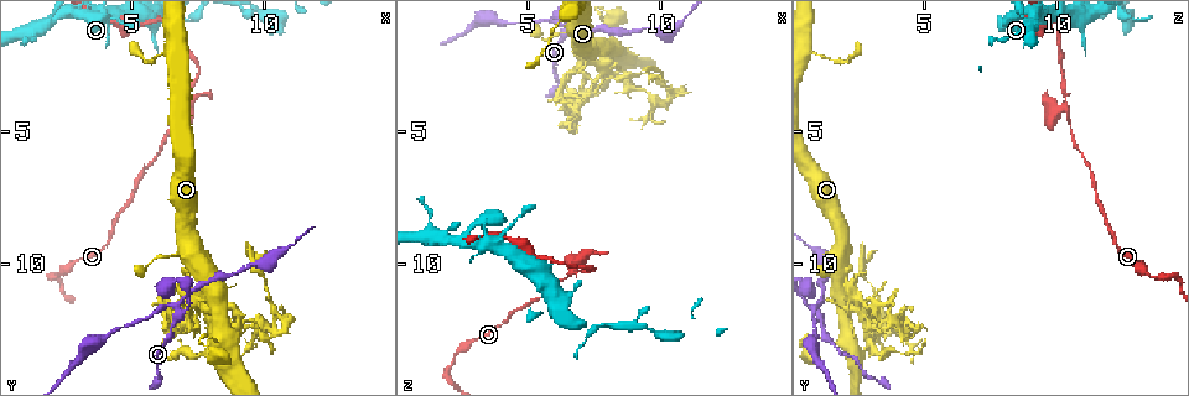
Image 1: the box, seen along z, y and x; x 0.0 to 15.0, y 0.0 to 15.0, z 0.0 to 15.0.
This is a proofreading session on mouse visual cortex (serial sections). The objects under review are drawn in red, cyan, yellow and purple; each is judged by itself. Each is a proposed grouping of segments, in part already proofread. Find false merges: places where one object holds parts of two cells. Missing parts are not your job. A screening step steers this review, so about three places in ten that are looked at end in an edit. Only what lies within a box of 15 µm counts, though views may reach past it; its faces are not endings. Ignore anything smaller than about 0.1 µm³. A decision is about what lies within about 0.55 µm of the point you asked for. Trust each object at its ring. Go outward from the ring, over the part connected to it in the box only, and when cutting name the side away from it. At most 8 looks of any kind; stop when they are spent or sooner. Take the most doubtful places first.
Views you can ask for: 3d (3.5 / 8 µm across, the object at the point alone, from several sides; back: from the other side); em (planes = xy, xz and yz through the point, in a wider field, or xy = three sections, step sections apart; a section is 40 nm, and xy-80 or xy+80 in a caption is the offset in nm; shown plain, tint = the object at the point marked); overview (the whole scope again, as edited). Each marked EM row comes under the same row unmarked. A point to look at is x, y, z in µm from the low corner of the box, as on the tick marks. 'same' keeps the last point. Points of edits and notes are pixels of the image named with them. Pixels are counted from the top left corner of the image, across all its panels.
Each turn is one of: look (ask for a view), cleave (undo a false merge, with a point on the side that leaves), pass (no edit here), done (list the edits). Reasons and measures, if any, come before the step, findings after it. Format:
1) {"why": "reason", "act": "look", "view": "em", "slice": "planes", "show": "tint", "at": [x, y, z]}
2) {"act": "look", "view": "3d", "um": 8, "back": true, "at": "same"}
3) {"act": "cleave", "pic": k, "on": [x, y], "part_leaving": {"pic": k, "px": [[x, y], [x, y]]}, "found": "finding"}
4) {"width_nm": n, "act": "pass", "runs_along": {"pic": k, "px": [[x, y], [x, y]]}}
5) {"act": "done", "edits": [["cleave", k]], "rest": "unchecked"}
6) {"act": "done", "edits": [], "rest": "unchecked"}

{"why": "four arms meet", "act": "look", "view": "3d", "um": 3.5, "at": [6.6, 11.7, 1.0]}

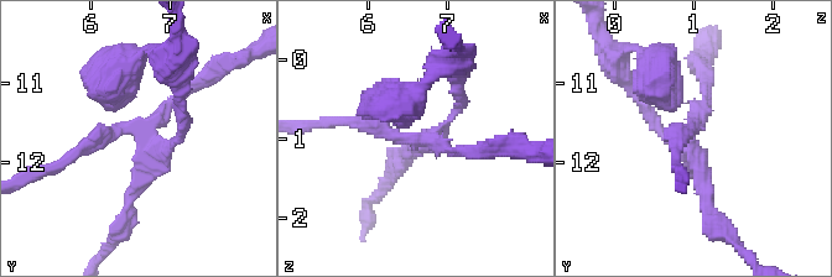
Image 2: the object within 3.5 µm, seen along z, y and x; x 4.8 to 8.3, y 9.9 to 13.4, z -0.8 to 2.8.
{"act": "look", "view": "em", "slice": "xy", "step": 5, "show": "tint", "at": [6.70, 11.65, 1.00]}

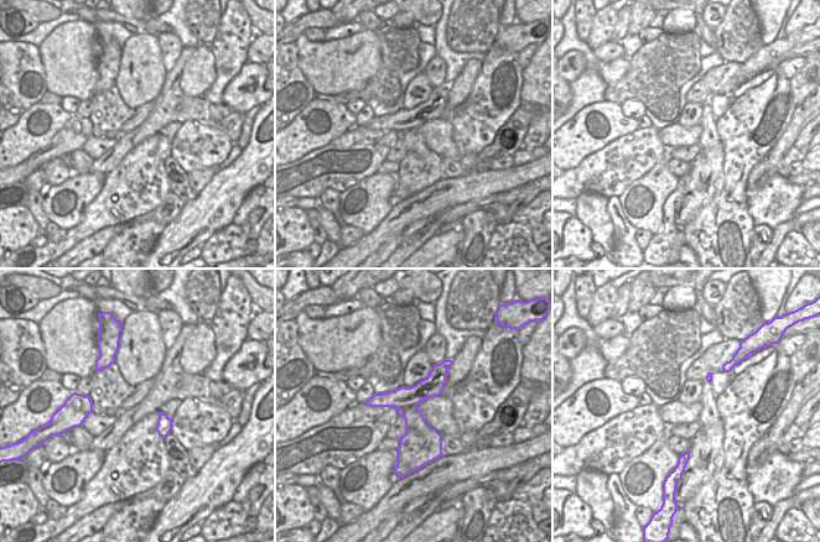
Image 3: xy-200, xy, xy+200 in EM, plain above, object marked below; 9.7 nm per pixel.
{"arms": 4, "act": "cleave", "pic": 2, "on": [674, 129], "part_leaving": {"pic": 2, "px": [[691, 130], [707, 103], [697, 61]]}, "found": "two cells meet here"}

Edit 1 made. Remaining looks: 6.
{"why": "four-way junction", "act": "look", "view": "3d", "um": 3.5, "at": [7.9, 11.7, 2.7]}

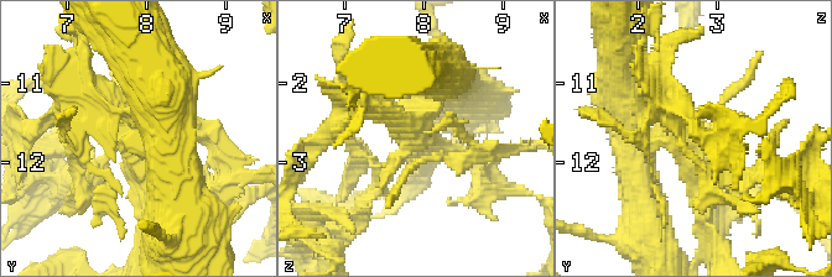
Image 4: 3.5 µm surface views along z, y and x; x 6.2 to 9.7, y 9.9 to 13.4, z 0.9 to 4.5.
{"why": "need the tissue", "act": "look", "view": "em", "slice": "xy", "step": 5, "show": "tint", "at": [7.90, 11.80, 2.65]}

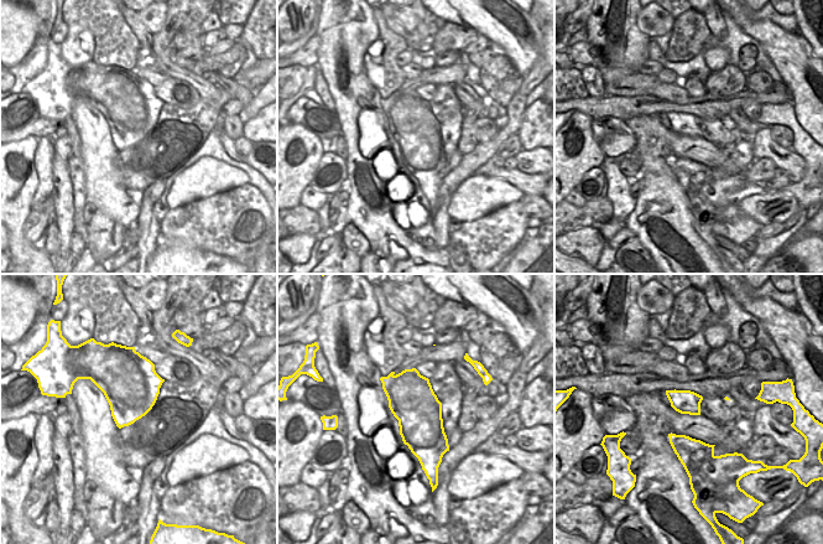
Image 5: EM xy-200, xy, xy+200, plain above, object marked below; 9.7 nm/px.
{"width_nm": 460, "act": "cleave", "pic": 4, "on": [686, 126], "part_leaving": {"pic": 4, "px": [[649, 134], [677, 130], [708, 191]]}, "found": "a second cell is stuck on"}

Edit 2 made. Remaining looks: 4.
{"why": "two arms in line, one across", "act": "look", "view": "3d", "um": 3.5, "at": [6.5, 4.2, 10.3]}

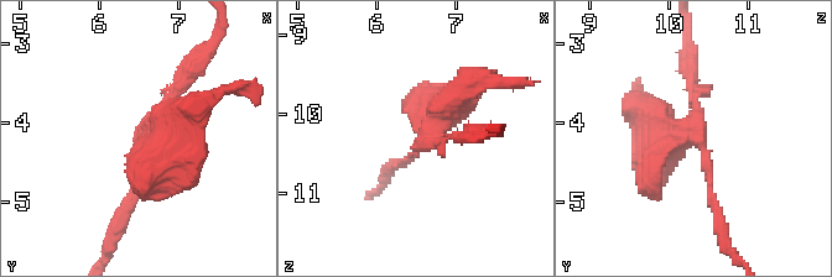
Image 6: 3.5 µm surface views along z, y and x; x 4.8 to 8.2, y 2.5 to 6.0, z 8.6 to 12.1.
{"act": "look", "view": "em", "slice": "xy", "step": 5, "show": "tint", "at": [6.60, 4.20, 10.35]}

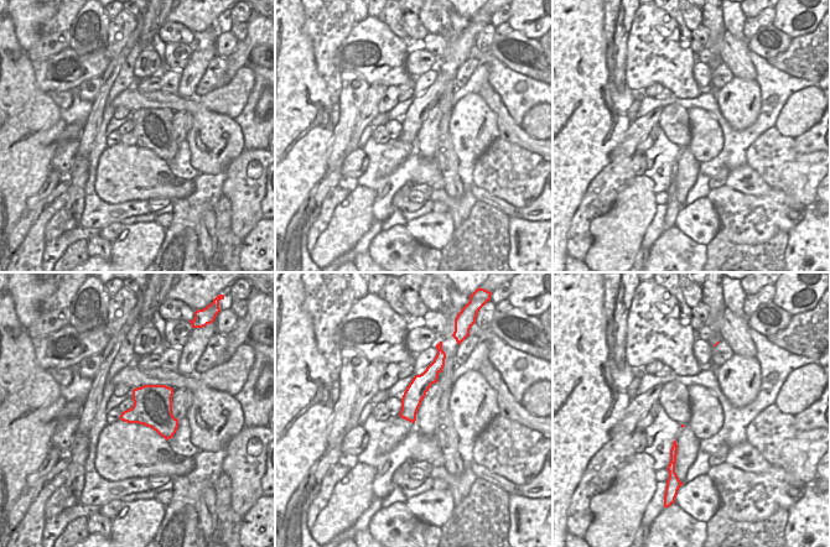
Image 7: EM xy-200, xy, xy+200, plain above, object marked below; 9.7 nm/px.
{"arms": 3, "act": "pass", "runs_along": {"pic": 6, "px": [[123, 214], [142, 130], [188, 73]]}, "found": "all the same cell"}

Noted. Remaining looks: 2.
{"why": "narrows sharply", "act": "look", "view": "3d", "um": 8, "at": [6.4, 9.7, 1.3]}

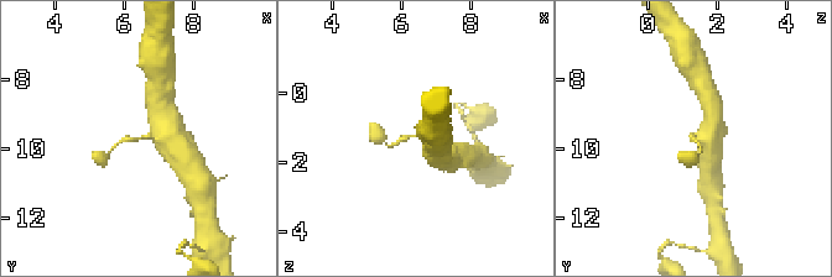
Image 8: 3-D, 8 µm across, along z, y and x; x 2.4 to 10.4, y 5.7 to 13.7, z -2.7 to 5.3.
{"why": "shape alone is not enough", "act": "look", "view": "em", "slice": "planes", "show": "tint", "at": [6.4, 9.6, 1.3]}

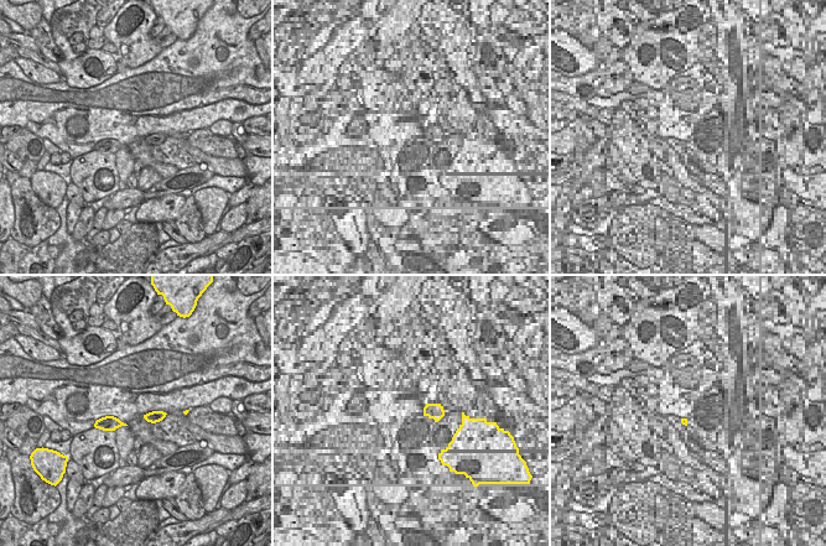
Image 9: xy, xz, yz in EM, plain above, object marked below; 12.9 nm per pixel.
{"act": "pass", "runs_along": {"pic": 8, "px": [[170, 132], [124, 139], [109, 153]]}, "found": "continuous, no second cell"}

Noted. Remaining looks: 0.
{"act": "done", "edits": [["cleave", 2], ["cleave", 4]], "rest": "unchecked"}

